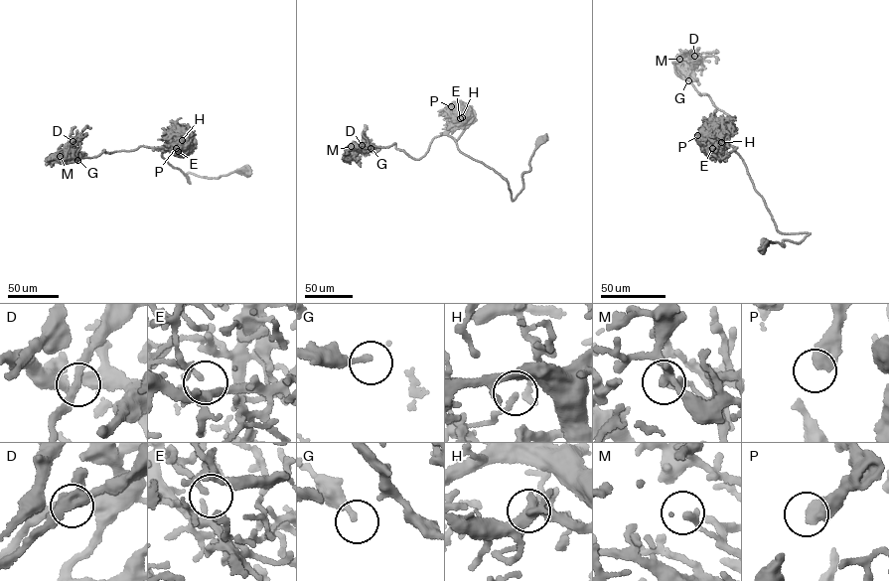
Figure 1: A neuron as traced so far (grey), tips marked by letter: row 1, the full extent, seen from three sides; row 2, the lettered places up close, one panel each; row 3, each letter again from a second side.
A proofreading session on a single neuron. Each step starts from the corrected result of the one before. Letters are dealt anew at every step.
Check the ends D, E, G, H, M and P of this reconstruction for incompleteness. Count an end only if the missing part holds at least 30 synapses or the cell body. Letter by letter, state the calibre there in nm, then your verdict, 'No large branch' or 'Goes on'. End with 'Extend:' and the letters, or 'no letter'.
D: Thickness 190 nm. No large branch
E: Thickness 140 nm. No large branch
G: Thickness 180 nm. No large branch
H: Thickness 160 nm. No large branch
M: Thickness 260 nm. No large branch
P: Thickness 480 nm. No large branch
Extend: no letter

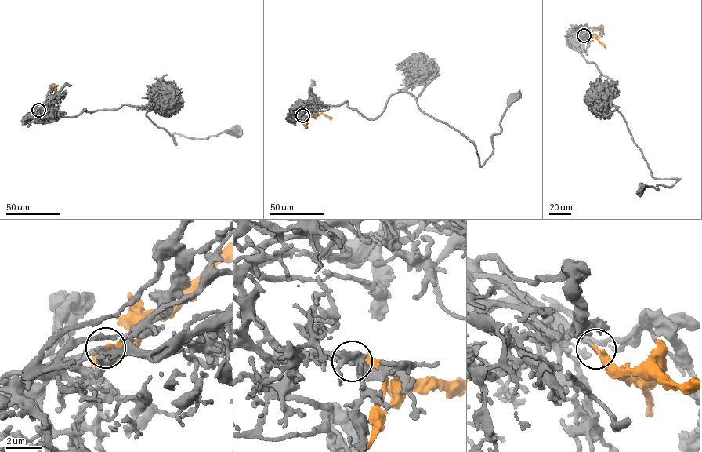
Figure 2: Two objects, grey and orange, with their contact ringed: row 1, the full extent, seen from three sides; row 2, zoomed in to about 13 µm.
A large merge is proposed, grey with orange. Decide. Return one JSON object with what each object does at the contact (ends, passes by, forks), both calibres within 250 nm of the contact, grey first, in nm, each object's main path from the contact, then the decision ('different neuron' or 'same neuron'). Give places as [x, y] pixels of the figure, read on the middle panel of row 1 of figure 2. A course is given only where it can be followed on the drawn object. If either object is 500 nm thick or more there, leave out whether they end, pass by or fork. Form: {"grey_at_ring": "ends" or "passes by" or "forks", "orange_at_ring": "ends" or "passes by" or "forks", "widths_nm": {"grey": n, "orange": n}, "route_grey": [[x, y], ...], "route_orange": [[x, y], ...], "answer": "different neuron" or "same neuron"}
{"grey_at_ring": "ends", "orange_at_ring": "ends", "widths_nm": {"grey": 260, "orange": 320}, "route_grey": [[302, 116], [295, 111], [305, 104], [346, 101], [375, 118], [406, 91], [472, 142], [482, 165], [514, 96]], "route_orange": [[302, 116], [315, 117], [317, 108]], "answer": "same neuron"}

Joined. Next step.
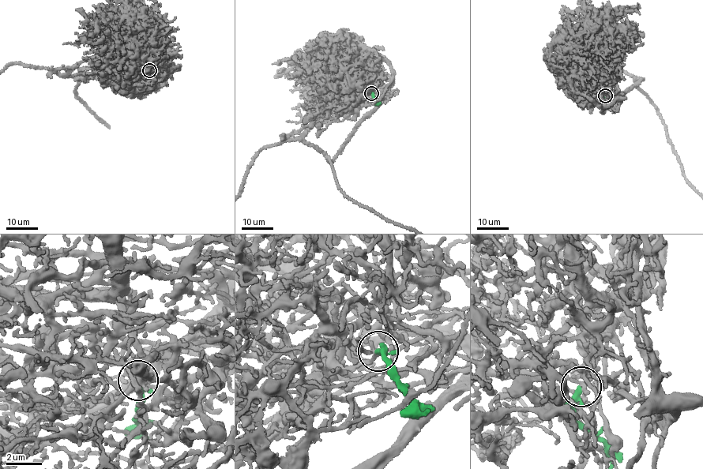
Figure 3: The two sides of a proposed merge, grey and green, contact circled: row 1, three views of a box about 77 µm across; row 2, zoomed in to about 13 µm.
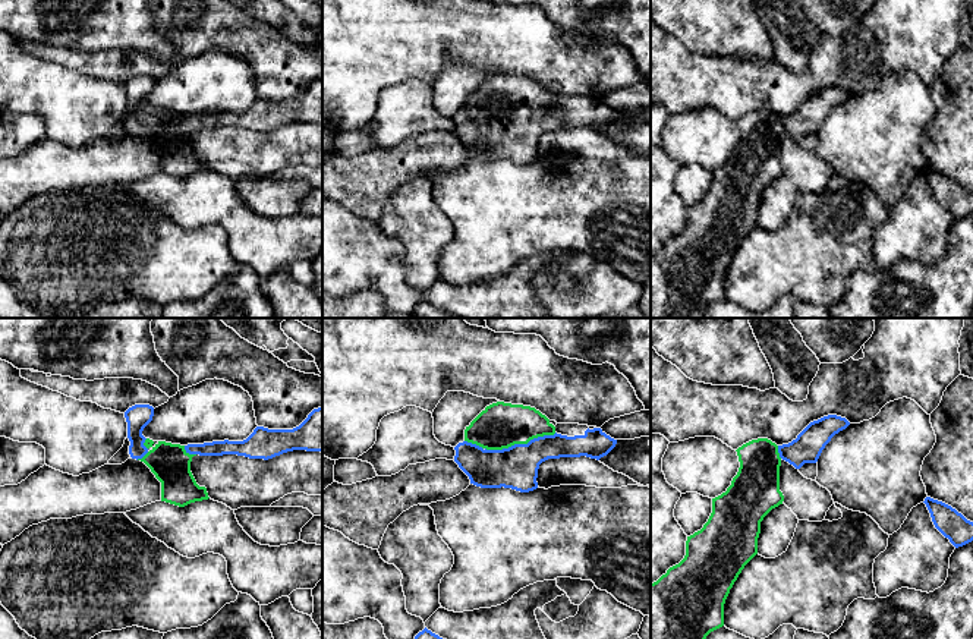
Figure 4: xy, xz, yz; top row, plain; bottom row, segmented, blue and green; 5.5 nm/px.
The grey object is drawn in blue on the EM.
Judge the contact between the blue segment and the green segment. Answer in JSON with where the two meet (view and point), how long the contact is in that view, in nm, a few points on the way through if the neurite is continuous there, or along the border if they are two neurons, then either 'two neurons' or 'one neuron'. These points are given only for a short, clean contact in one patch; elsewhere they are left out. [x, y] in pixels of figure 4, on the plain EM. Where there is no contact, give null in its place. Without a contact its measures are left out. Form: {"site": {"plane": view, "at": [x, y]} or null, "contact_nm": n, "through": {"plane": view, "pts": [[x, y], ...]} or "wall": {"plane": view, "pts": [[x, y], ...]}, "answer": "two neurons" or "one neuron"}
{"site": {"plane": "xz", "at": [520, 116]}, "contact_nm": 400, "through": {"plane": "xz", "pts": [[516, 139], [520, 116], [501, 97]]}, "answer": "one neuron"}

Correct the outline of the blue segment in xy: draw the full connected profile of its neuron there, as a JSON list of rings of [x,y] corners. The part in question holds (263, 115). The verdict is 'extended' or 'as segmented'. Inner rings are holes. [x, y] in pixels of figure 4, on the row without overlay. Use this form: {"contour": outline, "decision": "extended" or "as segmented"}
{"contour": [[[135,76],[125,84],[127,94],[129,126],[144,133],[161,154],[161,173],[185,179],[208,171],[205,158],[199,158],[190,144],[192,129],[237,126],[249,130],[273,130],[287,123],[306,122],[322,125],[322,79],[314,81],[293,101],[268,101],[256,98],[243,113],[212,113],[204,116],[157,116],[142,107],[152,92],[154,79]]], "decision": "extended"}

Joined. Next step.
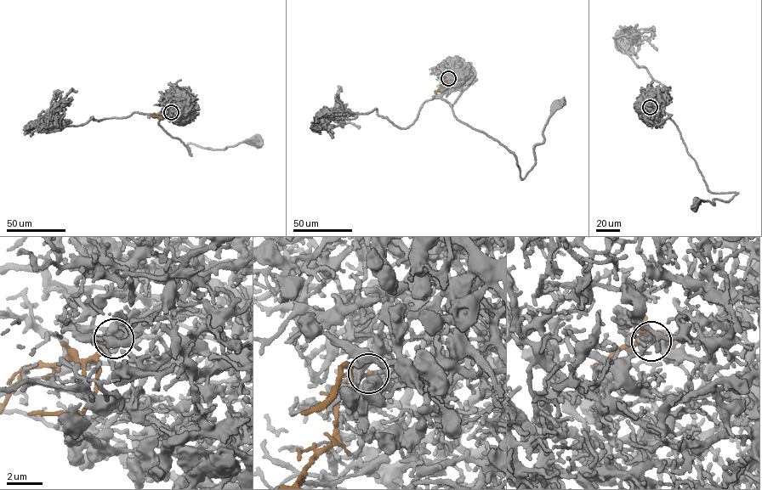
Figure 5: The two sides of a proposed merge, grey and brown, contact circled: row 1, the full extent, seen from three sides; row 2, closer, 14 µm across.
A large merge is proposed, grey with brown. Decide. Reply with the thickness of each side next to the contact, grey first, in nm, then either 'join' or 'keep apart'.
calibres 400 and 170 nm; join

